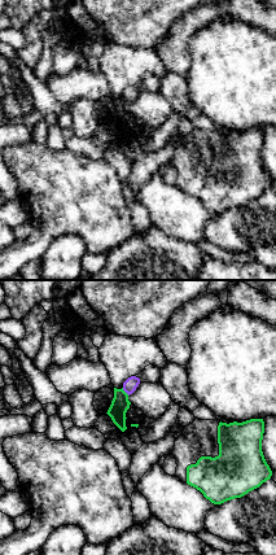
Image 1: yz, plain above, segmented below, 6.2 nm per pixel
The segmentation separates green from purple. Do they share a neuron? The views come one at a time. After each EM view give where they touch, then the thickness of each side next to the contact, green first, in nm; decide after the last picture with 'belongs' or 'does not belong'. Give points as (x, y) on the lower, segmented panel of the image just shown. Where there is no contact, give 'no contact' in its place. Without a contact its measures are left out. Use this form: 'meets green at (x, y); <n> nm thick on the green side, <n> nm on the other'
meets green at (125, 392); 110 nm thick on the green side, 90 nm on the other

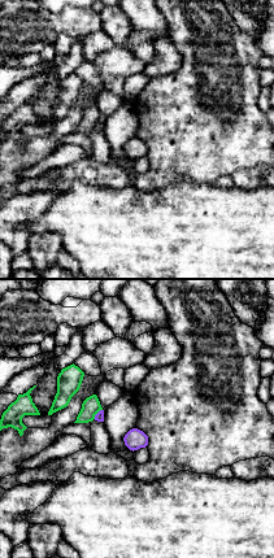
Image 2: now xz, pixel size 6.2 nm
meets green at (96, 413); 110 nm thick on the green side, 60 nm on the other

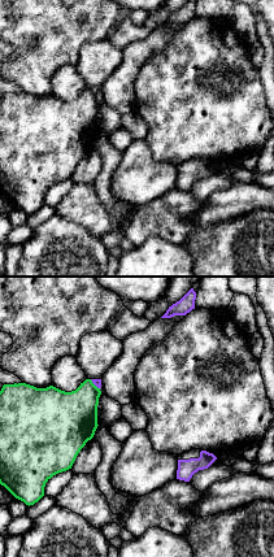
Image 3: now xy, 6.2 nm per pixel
meets green at (94, 384); 320 nm thick on the green side, 50 nm on the other

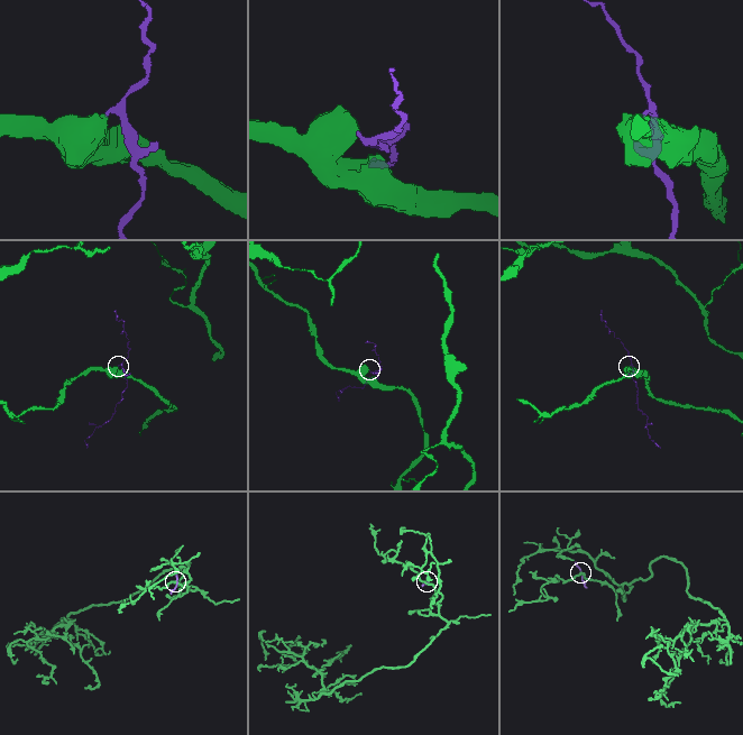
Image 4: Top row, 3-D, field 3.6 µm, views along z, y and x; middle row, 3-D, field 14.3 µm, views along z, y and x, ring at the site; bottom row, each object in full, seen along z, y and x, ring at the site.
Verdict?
does not belong

